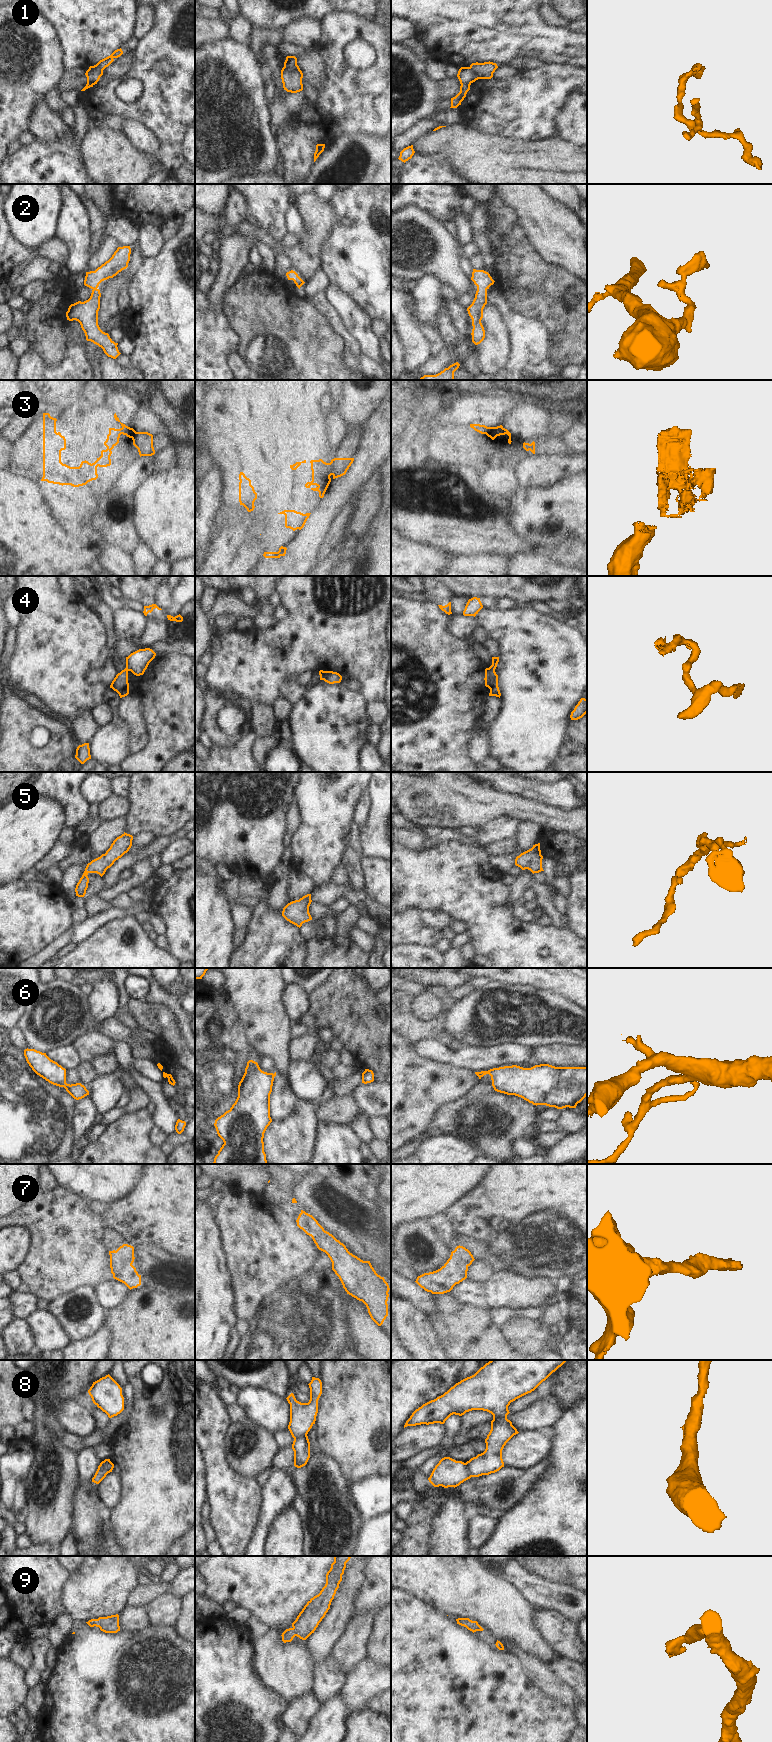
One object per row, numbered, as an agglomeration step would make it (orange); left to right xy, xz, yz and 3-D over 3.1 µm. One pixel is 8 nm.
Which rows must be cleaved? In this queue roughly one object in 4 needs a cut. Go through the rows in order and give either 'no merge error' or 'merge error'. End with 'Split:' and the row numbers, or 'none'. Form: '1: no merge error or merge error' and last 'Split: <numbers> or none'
1: merge error
2: no merge error
3: merge error
4: merge error
5: no merge error
6: no merge error
7: no merge error
8: merge error
9: no merge error
Split: 1, 3, 4, 8

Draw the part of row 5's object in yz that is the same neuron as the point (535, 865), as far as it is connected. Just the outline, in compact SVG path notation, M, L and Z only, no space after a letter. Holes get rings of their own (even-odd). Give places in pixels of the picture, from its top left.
M540 843L533 845L533 847L523 853L515 859L515 865L522 870L528 869L533 874L544 871L542 868L542 859L540 850Z

